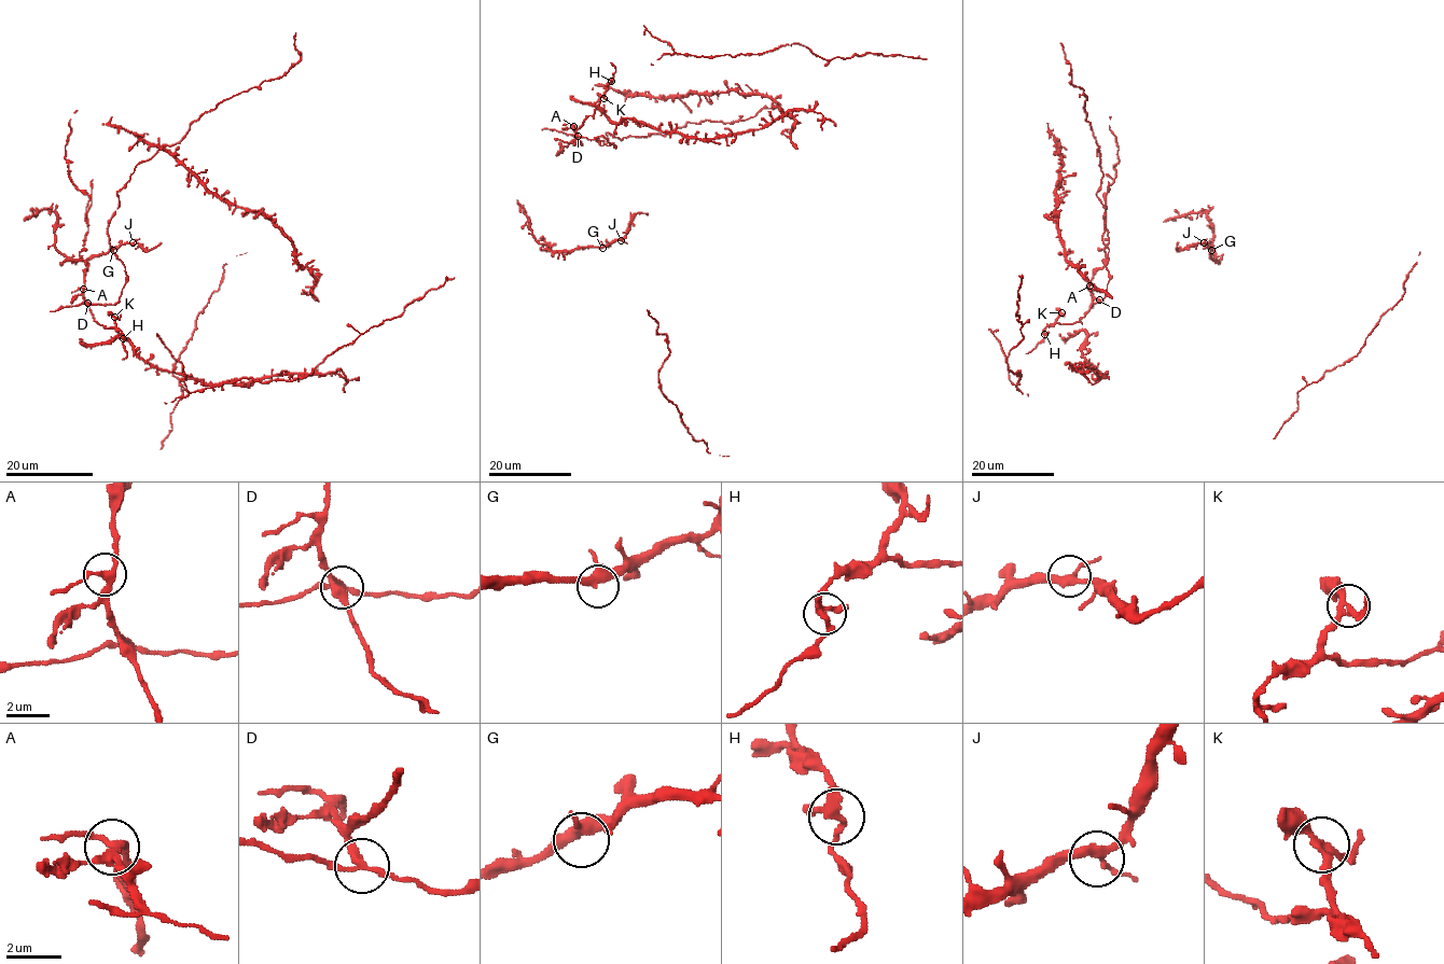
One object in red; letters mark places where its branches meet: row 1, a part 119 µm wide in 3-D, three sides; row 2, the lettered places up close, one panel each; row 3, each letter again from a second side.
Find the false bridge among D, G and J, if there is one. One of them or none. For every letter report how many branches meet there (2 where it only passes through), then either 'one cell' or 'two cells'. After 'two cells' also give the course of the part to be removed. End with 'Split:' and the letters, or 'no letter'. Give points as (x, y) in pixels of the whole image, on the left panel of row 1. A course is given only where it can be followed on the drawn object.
D: 3 branches meet; two cells; foreign part runs (88, 303), (87, 264), (79, 252), (88, 231), (89, 196), (70, 179), (65, 157), (69, 120), (77, 110)
G: 3 branches meet; one cell
J: 3 branches meet; one cell
Split: D

